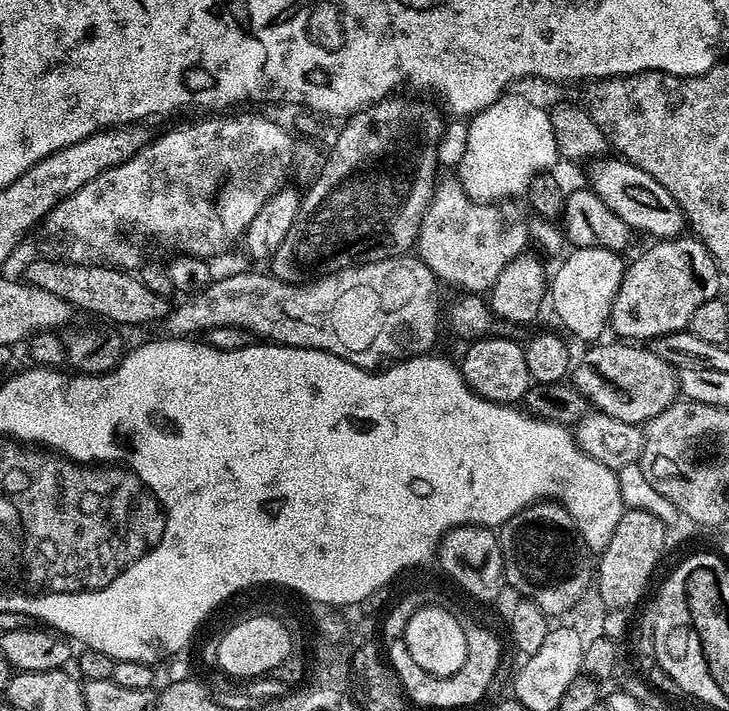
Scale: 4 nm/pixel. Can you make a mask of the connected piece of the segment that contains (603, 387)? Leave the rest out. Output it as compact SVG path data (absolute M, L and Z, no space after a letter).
M596 342L585 347L584 357L581 360L579 357L575 361L570 372L570 383L589 400L595 411L610 414L610 418L618 418L619 422L643 426L658 414L662 414L662 410L669 408L678 399L677 369L668 364L651 347L641 346L636 342L604 343Z

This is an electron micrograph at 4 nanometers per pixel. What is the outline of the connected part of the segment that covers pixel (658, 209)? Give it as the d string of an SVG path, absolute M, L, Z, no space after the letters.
M600 158L591 165L592 173L589 174L587 183L590 185L594 194L622 218L622 222L628 224L629 229L645 232L651 238L675 238L685 231L686 217L684 212L678 206L678 202L646 170L638 166L629 164L623 158L608 160L609 158Z

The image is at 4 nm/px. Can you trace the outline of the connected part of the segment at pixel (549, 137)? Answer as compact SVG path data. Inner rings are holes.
M505 92L486 110L482 110L469 119L466 126L463 160L456 167L456 178L466 190L467 196L476 203L490 204L512 200L527 191L528 183L536 175L549 171L560 155L555 141L551 113L542 107L534 106L520 95Z

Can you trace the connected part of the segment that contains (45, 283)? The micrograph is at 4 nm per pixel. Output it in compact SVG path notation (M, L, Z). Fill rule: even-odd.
M57 258L57 260L32 260L24 268L23 279L29 284L38 286L42 290L50 290L50 294L58 294L73 309L93 312L104 320L113 320L116 324L152 324L163 321L170 311L170 303L160 292L155 292L148 284L128 270L110 268L107 264L73 264L71 260Z

